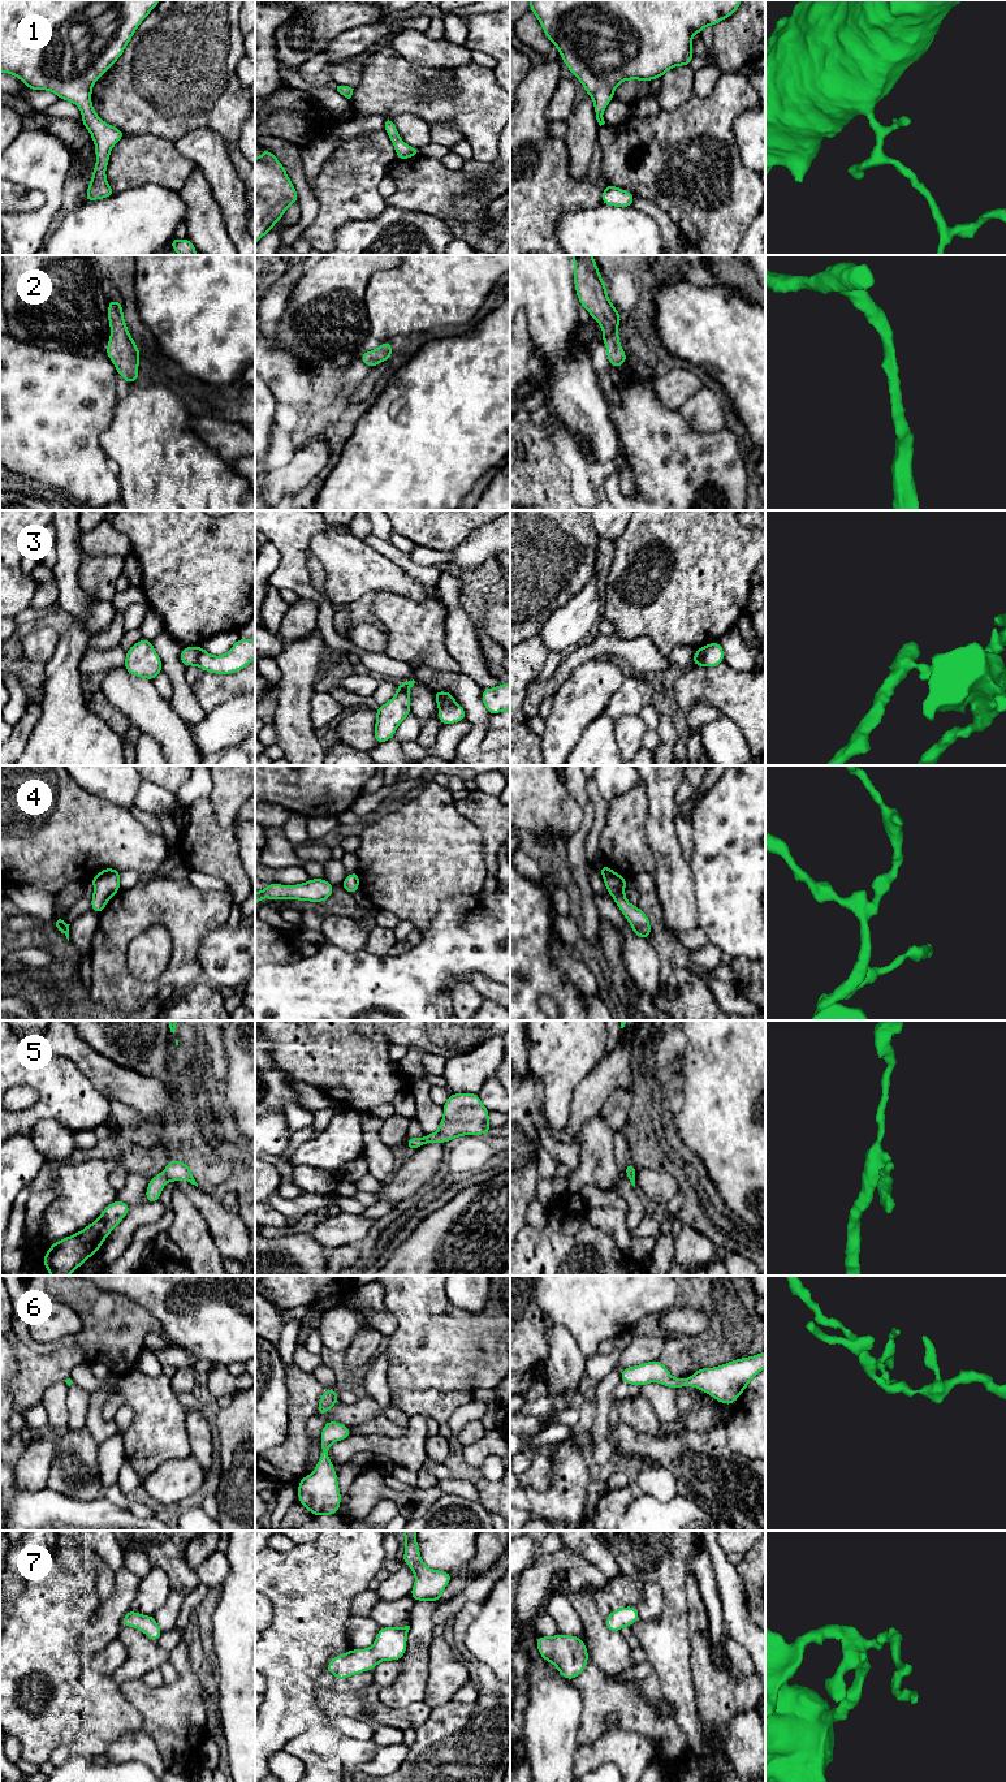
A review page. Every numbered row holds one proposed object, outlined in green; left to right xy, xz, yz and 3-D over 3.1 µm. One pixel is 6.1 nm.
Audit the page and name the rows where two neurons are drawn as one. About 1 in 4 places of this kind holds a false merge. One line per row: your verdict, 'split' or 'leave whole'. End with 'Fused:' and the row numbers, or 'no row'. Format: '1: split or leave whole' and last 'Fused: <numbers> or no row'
1: leave whole
2: leave whole
3: split
4: leave whole
5: leave whole
6: leave whole
7: leave whole
Fused: 3

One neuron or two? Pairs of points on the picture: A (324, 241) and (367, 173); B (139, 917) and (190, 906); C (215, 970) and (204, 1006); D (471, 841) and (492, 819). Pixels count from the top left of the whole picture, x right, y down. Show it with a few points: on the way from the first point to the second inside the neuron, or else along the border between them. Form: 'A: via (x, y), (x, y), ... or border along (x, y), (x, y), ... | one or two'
A: via (326, 224), (350, 190) | one
B: via (151, 904), (154, 901), (164, 901), (177, 905) | one
C: border along (203, 978), (212, 987), (223, 992) | two
D: border along (457, 811), (480, 831), (483, 858), (486, 861) | two

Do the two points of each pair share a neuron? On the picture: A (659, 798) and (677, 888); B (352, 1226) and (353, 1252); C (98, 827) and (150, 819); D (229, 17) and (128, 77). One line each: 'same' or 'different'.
A: same
B: different
C: different
D: same

